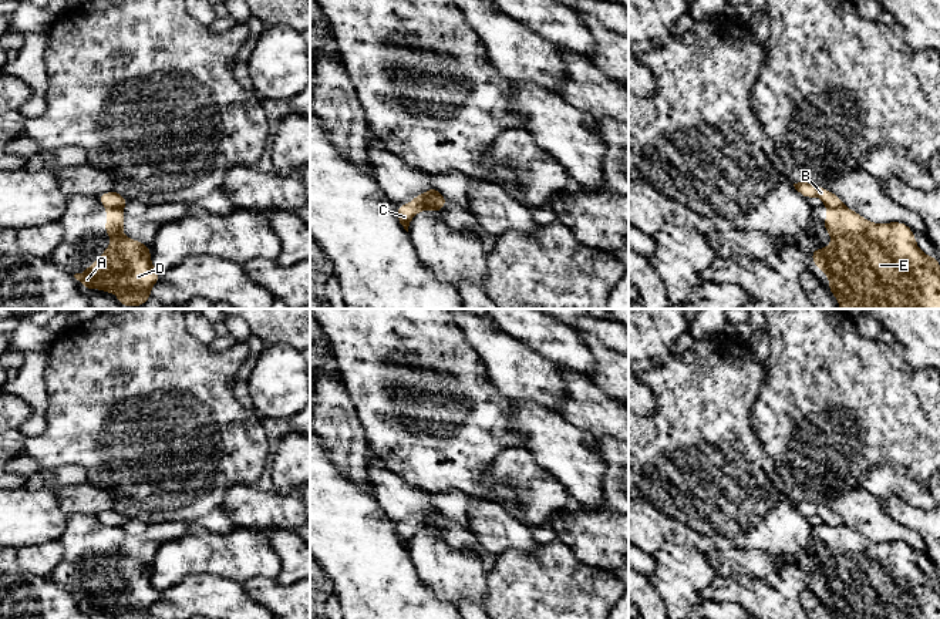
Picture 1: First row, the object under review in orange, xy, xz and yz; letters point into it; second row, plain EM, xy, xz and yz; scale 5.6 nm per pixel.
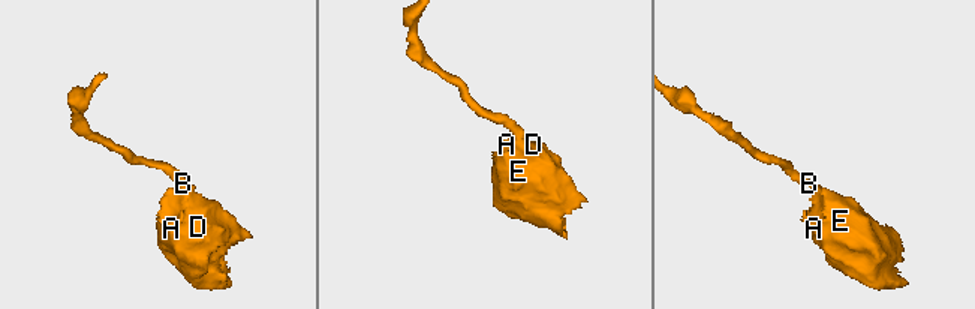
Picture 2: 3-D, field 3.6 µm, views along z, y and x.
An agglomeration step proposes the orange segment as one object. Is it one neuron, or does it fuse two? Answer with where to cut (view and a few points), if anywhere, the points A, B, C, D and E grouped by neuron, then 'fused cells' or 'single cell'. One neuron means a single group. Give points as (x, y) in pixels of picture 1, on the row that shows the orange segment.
cut xz (433, 192), (431, 199), (441, 207); groups A C D E / B; fused cells

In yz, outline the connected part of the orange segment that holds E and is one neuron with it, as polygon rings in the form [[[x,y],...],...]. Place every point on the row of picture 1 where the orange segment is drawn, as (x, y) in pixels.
[[[840,206],[826,209],[822,226],[832,235],[832,243],[825,250],[816,245],[811,260],[828,275],[828,289],[838,297],[840,309],[940,309],[940,262],[919,249],[907,223],[873,223],[858,212]]]

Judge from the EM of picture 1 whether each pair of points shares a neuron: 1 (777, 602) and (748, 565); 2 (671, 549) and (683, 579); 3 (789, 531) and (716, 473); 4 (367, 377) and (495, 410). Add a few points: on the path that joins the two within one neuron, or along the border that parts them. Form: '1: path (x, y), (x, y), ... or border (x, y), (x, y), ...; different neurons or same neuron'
1: border (733, 575), (762, 581); different neurons
2: path (671, 557), (680, 572); same neuron
3: path (771, 522), (761, 520), (733, 491); same neuron
4: path (398, 379), (417, 384), (461, 384), (464, 387); same neuron

